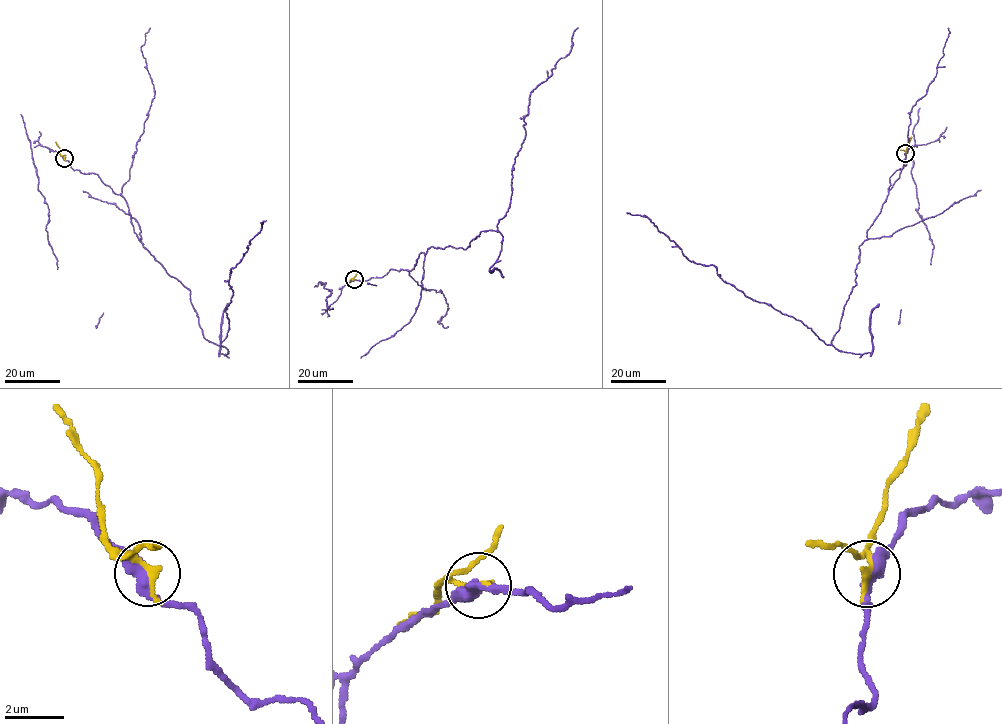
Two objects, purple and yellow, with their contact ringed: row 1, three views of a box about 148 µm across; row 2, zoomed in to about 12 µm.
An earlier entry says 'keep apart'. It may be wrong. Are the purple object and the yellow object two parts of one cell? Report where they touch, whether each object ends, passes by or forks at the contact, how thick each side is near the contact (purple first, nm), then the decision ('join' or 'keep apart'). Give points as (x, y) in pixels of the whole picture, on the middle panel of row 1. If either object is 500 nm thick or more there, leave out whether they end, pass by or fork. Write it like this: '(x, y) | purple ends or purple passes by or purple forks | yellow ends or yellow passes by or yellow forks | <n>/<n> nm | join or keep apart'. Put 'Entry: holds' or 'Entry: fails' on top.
Entry: holds
(354, 279) | purple passes by | yellow ends | 400/280 nm | keep apart

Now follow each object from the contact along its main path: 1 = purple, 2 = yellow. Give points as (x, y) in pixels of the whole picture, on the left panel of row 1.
1: (64, 158), (123, 198), (134, 231), (190, 291), (204, 336), (220, 346), (229, 328), (230, 270), (266, 220)
2: (64, 158), (55, 141)

